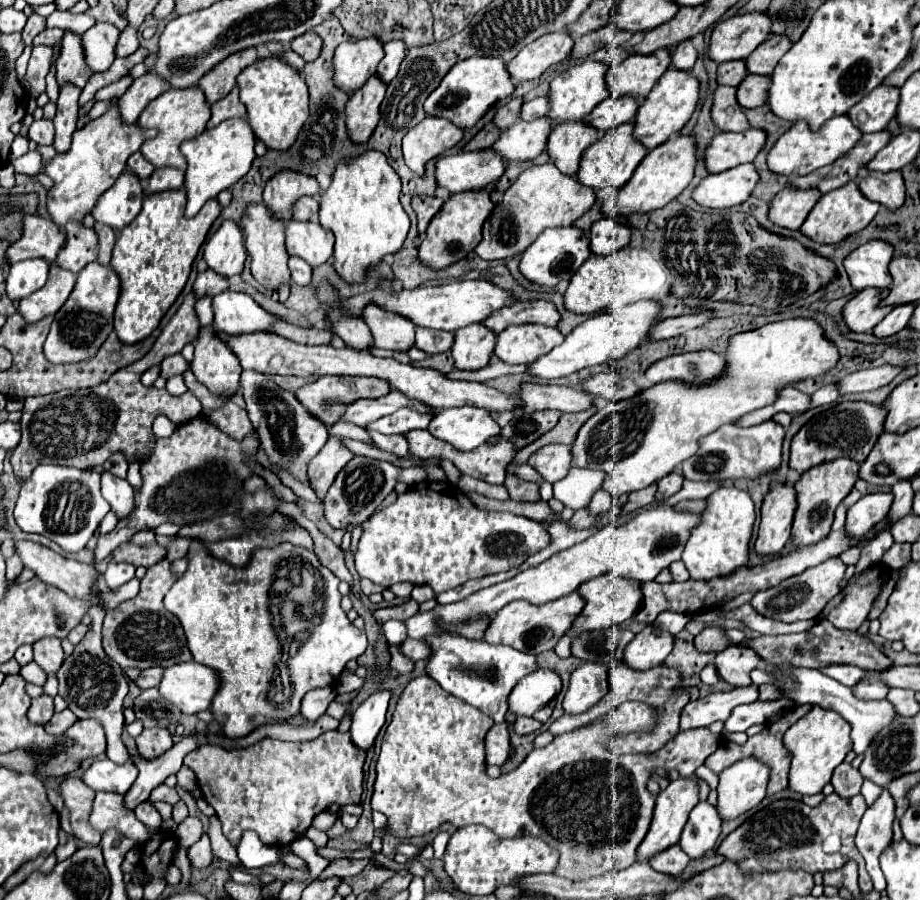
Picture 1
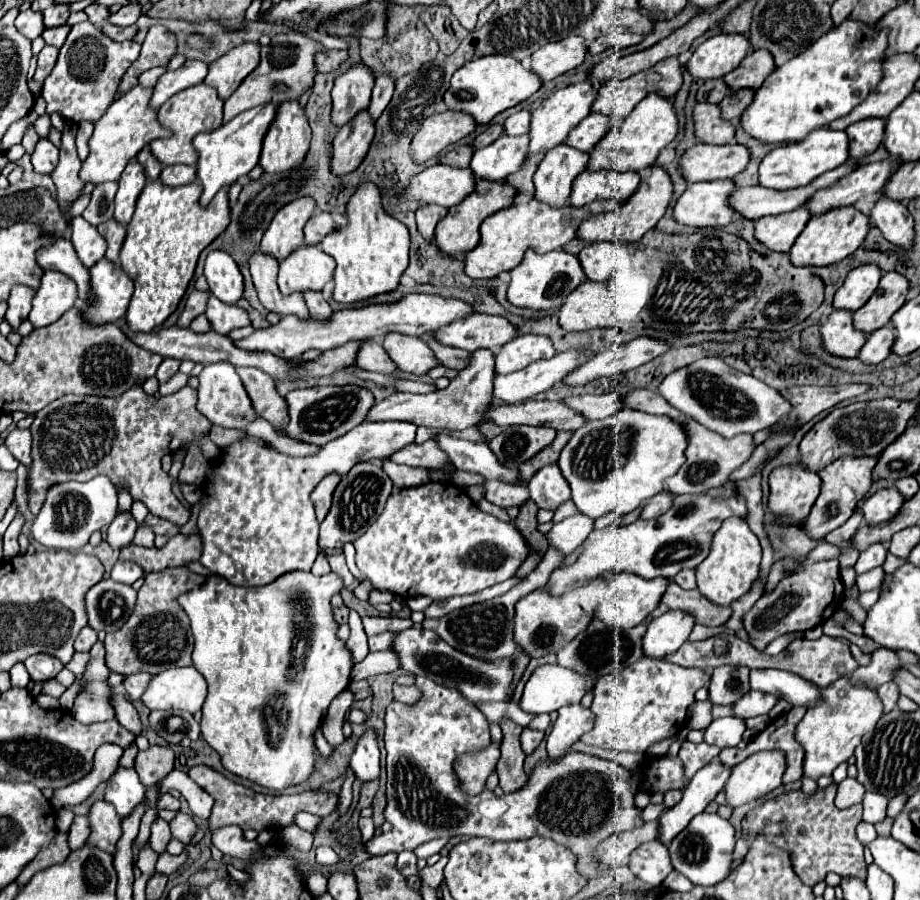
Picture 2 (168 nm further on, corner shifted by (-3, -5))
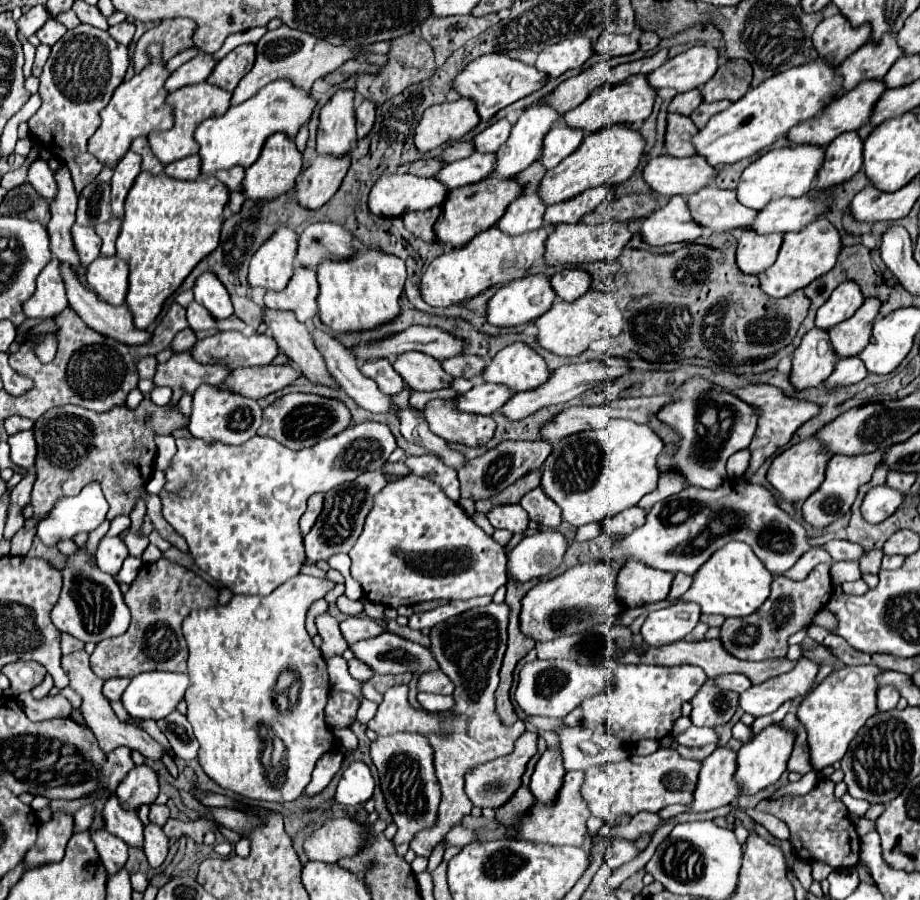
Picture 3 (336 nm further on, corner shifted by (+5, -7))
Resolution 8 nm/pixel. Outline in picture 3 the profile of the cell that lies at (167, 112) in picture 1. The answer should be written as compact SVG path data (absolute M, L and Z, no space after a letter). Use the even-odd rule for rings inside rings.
M206 81L202 83L196 83L196 85L188 85L188 87L182 87L178 91L172 91L168 95L168 105L174 107L174 127L170 131L156 131L156 133L150 133L150 147L154 151L154 155L164 163L172 163L172 161L178 161L178 159L184 159L192 153L198 153L198 143L194 141L194 129L198 123L202 123L204 119L208 117L216 117L216 115L224 115L230 107L230 99L232 99L232 93L216 87L216 85L210 85Z

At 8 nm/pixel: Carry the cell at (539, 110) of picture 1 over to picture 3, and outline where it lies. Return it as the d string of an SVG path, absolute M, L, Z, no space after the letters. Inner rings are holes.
M500 119L494 125L486 127L484 131L480 131L474 137L474 141L472 141L474 143L474 151L478 151L478 153L496 153L498 147L510 135L510 129L512 129L512 125L506 119Z

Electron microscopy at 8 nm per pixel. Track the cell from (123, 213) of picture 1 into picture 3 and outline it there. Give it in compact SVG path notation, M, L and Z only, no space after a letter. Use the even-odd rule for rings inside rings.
M130 151L118 161L118 165L114 169L114 177L112 177L112 213L114 213L114 217L124 217L124 199L126 199L134 179L142 171L140 163L142 163L142 157L138 153Z

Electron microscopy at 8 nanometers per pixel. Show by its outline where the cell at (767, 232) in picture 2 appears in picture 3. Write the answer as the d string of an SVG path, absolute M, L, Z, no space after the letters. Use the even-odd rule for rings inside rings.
M742 233L736 247L736 265L746 275L764 273L778 255L782 245L782 233L770 237L754 237L754 233Z

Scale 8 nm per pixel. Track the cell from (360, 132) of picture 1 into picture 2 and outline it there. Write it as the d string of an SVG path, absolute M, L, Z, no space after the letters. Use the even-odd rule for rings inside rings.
M368 109L360 111L352 121L342 125L334 137L334 155L332 171L336 175L346 175L362 163L368 153L368 147L374 139L374 119L368 115Z

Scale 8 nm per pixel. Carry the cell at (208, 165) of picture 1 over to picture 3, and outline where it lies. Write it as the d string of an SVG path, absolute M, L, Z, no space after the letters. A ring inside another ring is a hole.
M276 79L244 103L232 105L226 115L202 121L194 135L200 145L202 173L216 173L218 169L230 169L234 165L250 167L258 159L262 145L270 135L284 133L286 137L294 139L300 127L310 121L314 105L316 101L308 91L296 87L290 79Z

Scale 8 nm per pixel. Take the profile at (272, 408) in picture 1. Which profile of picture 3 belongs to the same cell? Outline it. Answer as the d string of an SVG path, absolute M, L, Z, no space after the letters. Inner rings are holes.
M188 353L172 355L166 363L158 363L154 385L166 385L172 389L172 399L168 407L174 407L184 393L194 393L200 385L212 383L212 379L224 379L228 377L230 369L224 365L198 365L196 361L190 361Z

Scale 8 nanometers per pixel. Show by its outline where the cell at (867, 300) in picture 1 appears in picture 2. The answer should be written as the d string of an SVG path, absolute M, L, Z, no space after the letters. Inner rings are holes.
M834 311L822 325L822 339L826 351L838 357L856 357L868 335L858 331L852 323L854 311Z

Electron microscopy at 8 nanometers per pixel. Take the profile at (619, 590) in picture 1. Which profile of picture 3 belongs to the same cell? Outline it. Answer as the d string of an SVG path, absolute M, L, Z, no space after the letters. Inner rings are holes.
M630 559L618 573L618 597L626 609L664 601L668 597L672 579L674 573L666 573L638 559Z

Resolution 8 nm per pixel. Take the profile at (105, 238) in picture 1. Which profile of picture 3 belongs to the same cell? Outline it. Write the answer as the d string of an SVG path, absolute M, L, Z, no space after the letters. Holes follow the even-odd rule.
M112 217L110 221L96 225L96 233L102 237L102 255L112 257L116 253L116 237L120 233L120 219Z

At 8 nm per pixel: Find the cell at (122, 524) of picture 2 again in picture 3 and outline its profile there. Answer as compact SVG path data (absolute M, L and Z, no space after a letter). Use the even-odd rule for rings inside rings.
M104 537L96 549L98 569L112 577L118 575L126 557L128 557L128 549L120 537Z

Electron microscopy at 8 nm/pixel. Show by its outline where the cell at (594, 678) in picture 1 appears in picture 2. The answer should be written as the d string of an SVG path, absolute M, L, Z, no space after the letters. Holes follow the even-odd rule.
M580 703L566 705L558 711L558 719L552 727L552 733L548 735L548 757L556 759L564 755L574 741L580 739L580 735L588 733L594 725L596 715L590 707L584 707Z

